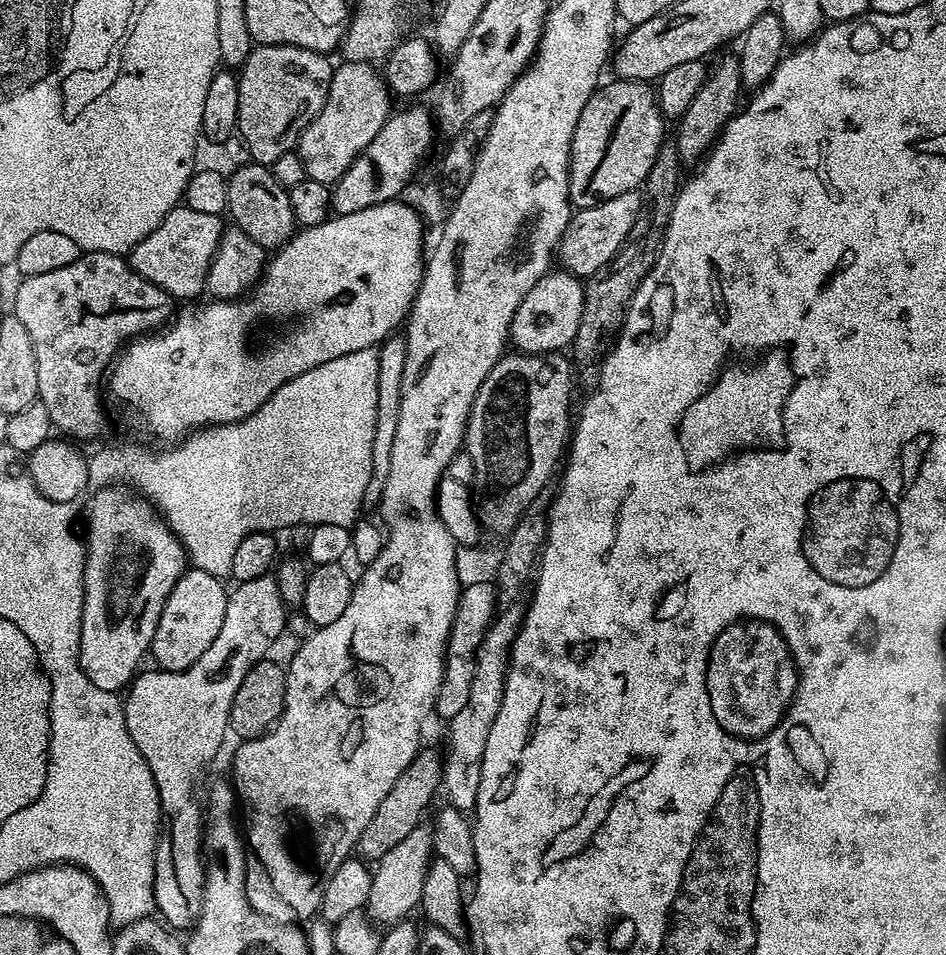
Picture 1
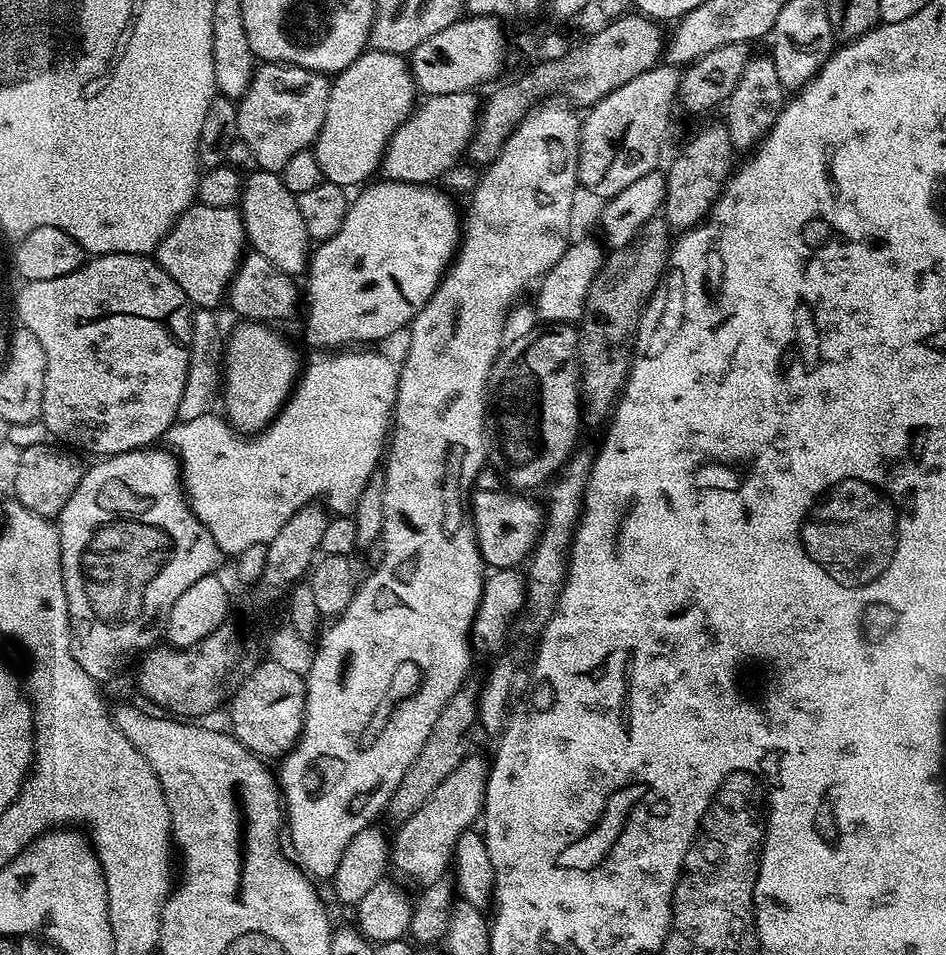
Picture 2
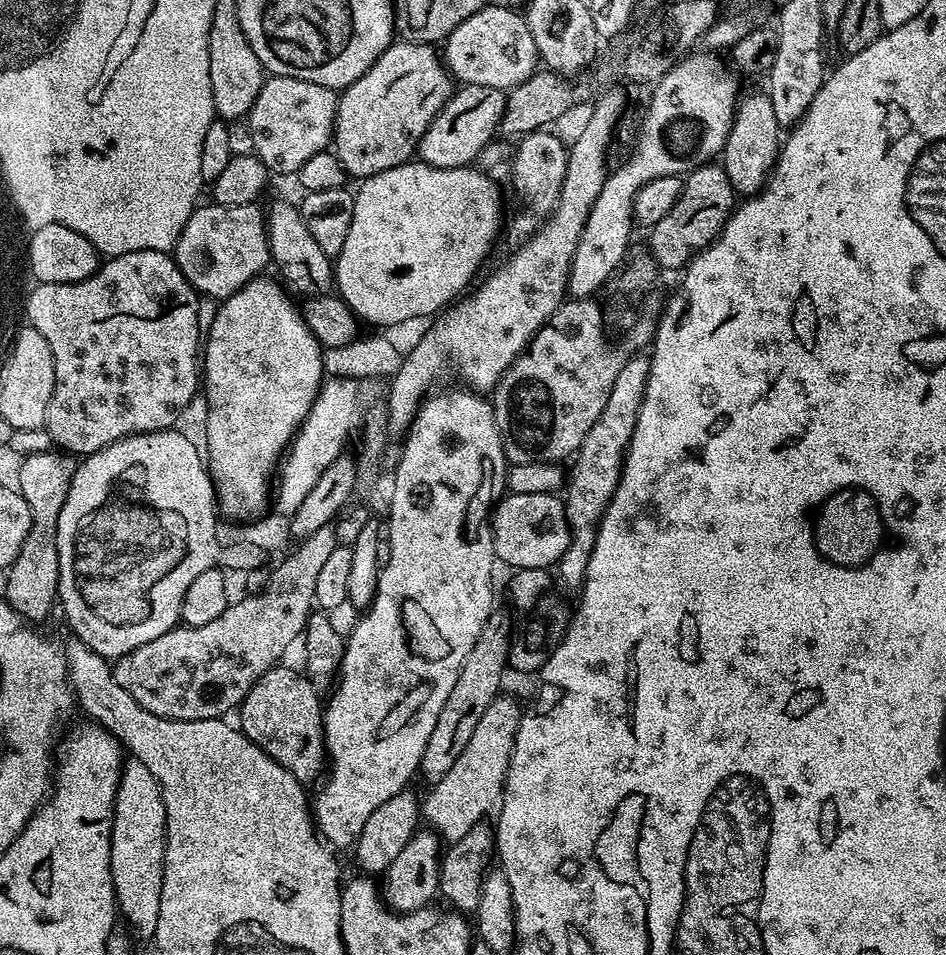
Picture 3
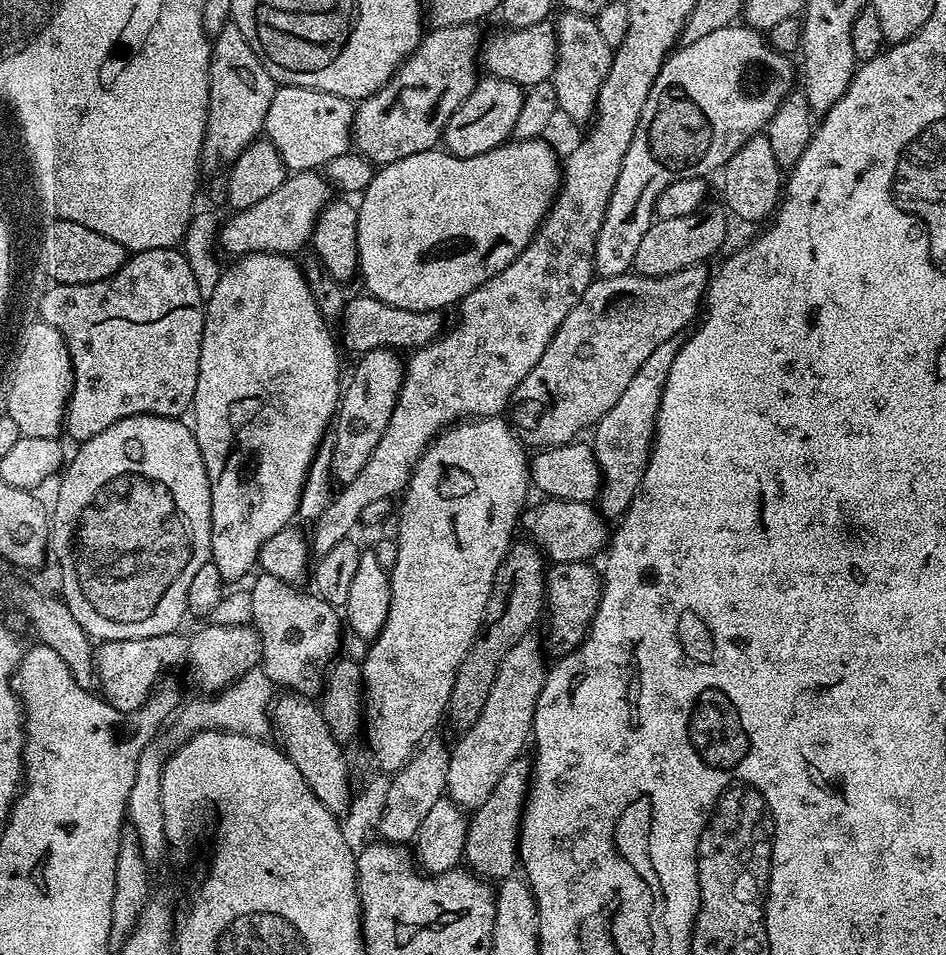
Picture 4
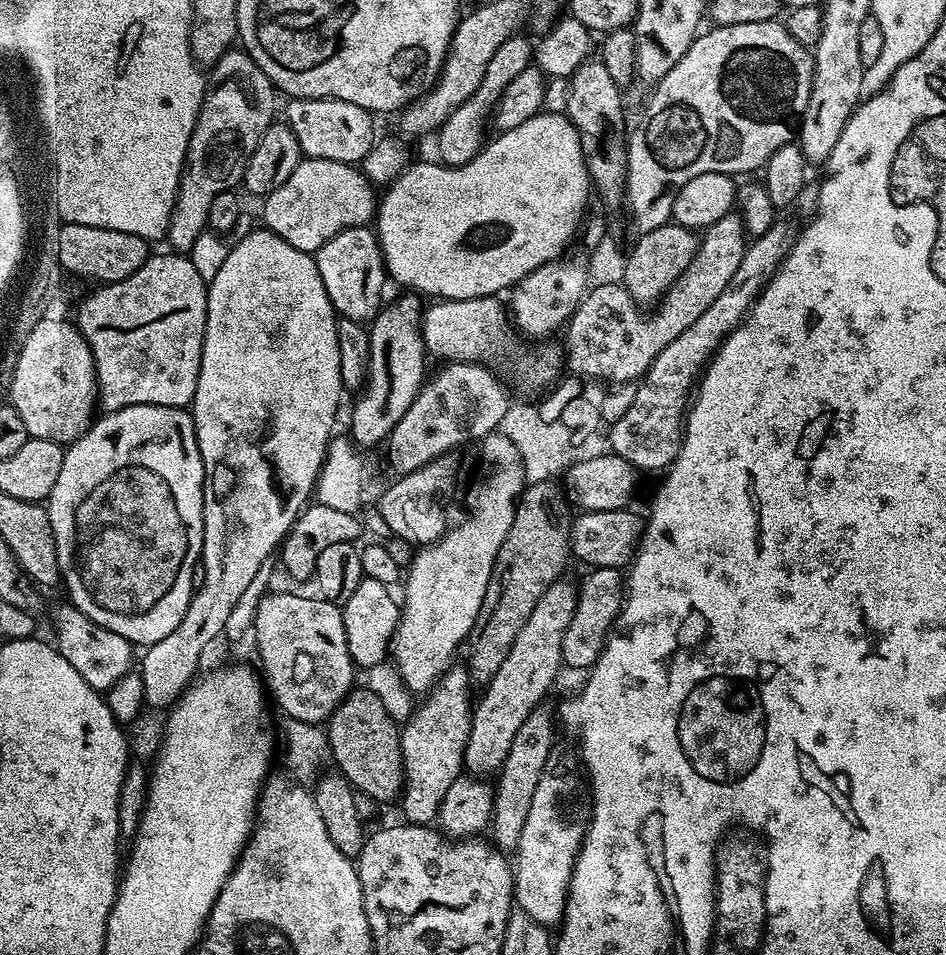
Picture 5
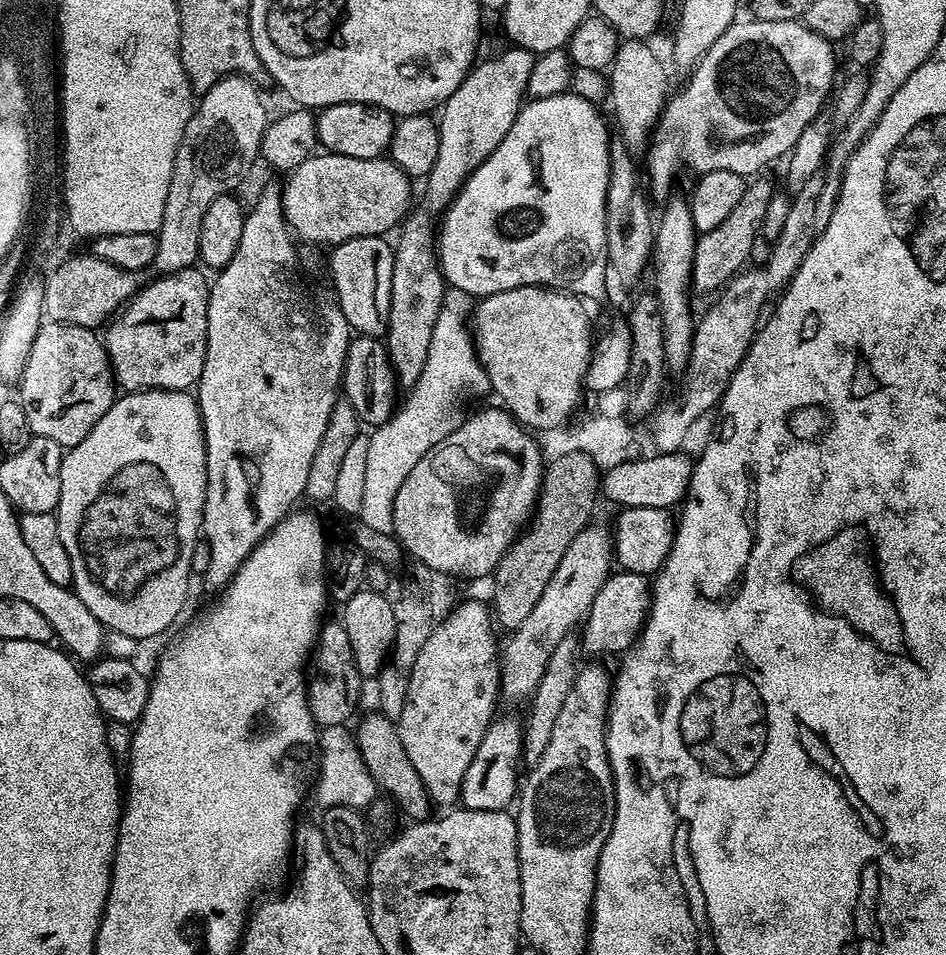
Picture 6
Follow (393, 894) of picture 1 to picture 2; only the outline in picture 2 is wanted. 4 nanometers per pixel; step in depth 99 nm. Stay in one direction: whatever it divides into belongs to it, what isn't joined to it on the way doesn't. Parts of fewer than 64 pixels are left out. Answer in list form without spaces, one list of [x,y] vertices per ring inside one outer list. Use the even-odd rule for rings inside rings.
[[[476,754],[469,755],[467,760],[426,798],[426,803],[418,814],[414,814],[407,822],[399,825],[396,840],[390,844],[390,864],[397,868],[408,880],[413,880],[419,886],[427,886],[445,879],[447,870],[453,863],[456,854],[456,843],[462,833],[469,831],[472,824],[481,819],[484,811],[484,795],[486,794],[486,782],[488,781],[487,759]]]

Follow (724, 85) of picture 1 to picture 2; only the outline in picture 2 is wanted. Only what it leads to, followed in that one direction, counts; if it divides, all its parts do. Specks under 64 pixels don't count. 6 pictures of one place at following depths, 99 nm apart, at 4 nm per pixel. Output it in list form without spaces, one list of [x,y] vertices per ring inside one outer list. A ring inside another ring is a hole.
[[[724,122],[719,124],[704,124],[680,149],[676,152],[676,157],[672,160],[672,165],[666,168],[666,194],[664,195],[663,215],[666,217],[669,228],[672,230],[687,230],[699,224],[709,210],[714,206],[716,199],[720,196],[720,191],[724,189],[724,183],[734,171],[732,164],[734,149],[731,144],[730,134]]]

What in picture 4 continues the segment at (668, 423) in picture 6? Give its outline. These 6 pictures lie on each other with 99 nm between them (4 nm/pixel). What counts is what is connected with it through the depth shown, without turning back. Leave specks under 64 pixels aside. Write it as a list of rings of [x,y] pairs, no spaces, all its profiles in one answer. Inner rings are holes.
[[[667,340],[630,378],[630,386],[622,390],[622,398],[610,406],[610,410],[598,421],[591,433],[590,447],[592,455],[600,463],[602,487],[598,493],[598,508],[601,513],[609,517],[619,517],[632,501],[640,487],[640,478],[644,475],[644,468],[648,464],[648,453],[654,439],[654,421],[656,419],[656,405],[660,398],[662,381],[668,374],[672,359],[676,357],[678,344],[676,340]]]

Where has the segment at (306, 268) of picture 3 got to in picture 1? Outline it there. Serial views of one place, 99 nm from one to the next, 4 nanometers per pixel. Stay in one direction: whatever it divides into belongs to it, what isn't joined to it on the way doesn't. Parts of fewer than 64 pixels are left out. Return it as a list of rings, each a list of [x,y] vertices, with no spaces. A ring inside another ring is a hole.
[[[247,162],[236,168],[227,177],[228,211],[232,216],[231,223],[241,228],[246,235],[254,238],[258,246],[266,250],[275,250],[288,243],[297,231],[298,225],[294,218],[294,210],[290,210],[288,189],[283,188],[274,178],[271,167],[255,162]]]

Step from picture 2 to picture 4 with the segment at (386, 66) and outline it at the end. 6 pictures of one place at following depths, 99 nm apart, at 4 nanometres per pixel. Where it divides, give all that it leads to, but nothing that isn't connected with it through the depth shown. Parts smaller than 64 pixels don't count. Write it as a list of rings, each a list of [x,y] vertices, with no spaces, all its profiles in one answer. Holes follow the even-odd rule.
[[[459,24],[449,28],[433,27],[423,33],[420,45],[404,59],[400,69],[374,94],[355,105],[352,118],[352,144],[355,151],[371,160],[373,165],[383,166],[398,162],[398,158],[410,158],[410,154],[425,152],[441,143],[450,114],[470,98],[478,79],[478,57],[482,52],[482,35],[476,24]]]

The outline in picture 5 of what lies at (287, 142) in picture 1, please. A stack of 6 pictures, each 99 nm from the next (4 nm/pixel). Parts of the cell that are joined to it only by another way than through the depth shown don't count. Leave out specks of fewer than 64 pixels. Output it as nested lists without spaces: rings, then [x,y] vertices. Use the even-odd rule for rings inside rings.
[[[297,96],[287,103],[288,129],[298,138],[300,151],[307,159],[326,158],[330,162],[359,165],[378,139],[376,128],[372,125],[373,113],[362,106],[354,106],[354,102]]]

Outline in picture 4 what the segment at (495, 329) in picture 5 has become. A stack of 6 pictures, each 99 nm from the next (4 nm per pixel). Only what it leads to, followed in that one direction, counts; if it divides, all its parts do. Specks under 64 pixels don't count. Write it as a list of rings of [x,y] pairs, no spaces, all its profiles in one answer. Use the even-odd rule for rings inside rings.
[[[359,295],[354,297],[353,300],[351,297],[345,303],[338,317],[338,325],[340,324],[338,340],[345,353],[348,351],[363,354],[375,348],[415,350],[435,340],[437,336],[441,335],[442,329],[445,327],[443,315],[440,312],[402,310],[398,306],[390,306],[381,300],[375,300],[370,295]]]

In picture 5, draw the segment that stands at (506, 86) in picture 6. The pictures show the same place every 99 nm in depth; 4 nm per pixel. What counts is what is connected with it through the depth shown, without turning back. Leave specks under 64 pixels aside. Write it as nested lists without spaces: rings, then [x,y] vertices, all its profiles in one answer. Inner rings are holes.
[[[517,34],[510,37],[494,52],[490,62],[487,63],[486,74],[483,75],[478,90],[466,102],[458,106],[457,110],[450,114],[450,118],[446,118],[444,125],[435,133],[436,152],[440,155],[437,156],[439,163],[449,166],[465,164],[473,160],[484,147],[486,143],[484,127],[490,124],[491,114],[500,100],[502,90],[510,84],[515,74],[521,73],[531,65],[534,48],[531,42],[529,44],[523,36]],[[400,294],[397,300],[383,305],[370,321],[368,333],[368,379],[352,408],[352,444],[361,449],[383,445],[398,426],[402,414],[410,410],[410,402],[420,392],[426,379],[426,349],[420,333],[425,305],[416,294]],[[421,303],[421,304],[420,304]],[[364,447],[364,448],[363,448]]]

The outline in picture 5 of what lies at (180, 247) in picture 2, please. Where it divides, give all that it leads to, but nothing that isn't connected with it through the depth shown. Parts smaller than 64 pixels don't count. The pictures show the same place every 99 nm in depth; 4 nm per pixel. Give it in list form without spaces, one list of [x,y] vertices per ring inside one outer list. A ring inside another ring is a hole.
[[[304,158],[294,170],[294,174],[290,174],[290,178],[286,178],[282,186],[278,186],[278,190],[263,197],[262,204],[264,204],[263,227],[278,234],[278,238],[286,238],[286,242],[290,242],[294,250],[315,254],[321,246],[330,242],[330,238],[334,238],[334,234],[347,228],[362,228],[371,225],[378,207],[378,192],[372,181],[357,165],[330,162],[326,158],[313,160]]]

